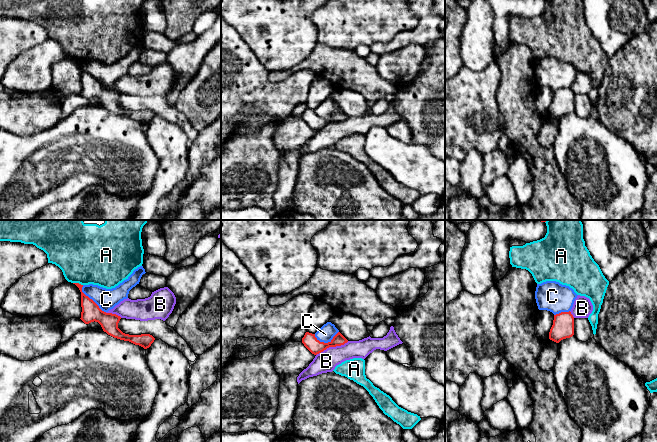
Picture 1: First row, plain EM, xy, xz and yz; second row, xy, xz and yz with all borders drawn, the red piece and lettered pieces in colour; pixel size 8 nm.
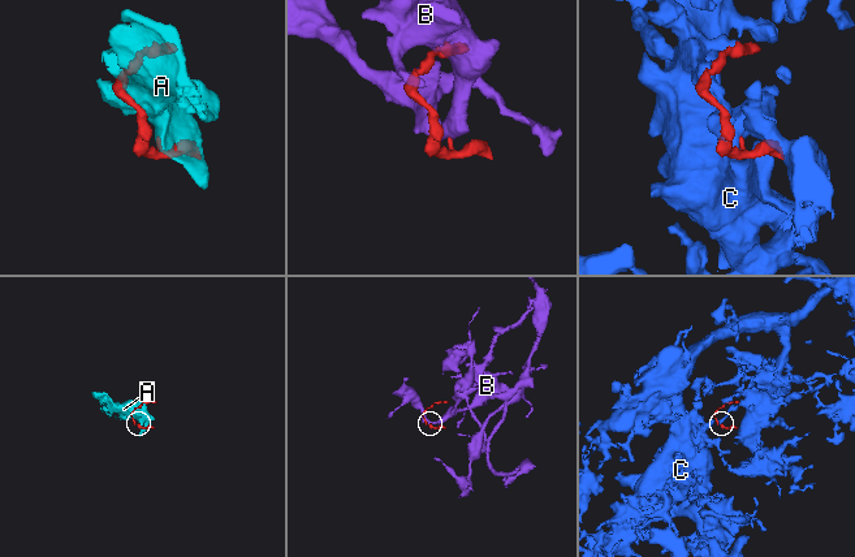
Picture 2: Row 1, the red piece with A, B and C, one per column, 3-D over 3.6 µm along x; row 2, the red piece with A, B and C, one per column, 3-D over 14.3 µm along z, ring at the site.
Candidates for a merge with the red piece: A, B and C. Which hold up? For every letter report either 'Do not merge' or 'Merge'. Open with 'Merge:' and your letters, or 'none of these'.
Merge: none of these
A: Do not merge
B: Do not merge
C: Do not merge

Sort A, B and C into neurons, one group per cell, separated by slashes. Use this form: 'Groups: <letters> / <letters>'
Groups: A / B / C

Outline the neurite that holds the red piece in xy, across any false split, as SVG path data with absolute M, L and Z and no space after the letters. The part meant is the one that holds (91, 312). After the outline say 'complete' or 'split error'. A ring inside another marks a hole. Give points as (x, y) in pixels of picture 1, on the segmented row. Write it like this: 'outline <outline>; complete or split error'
outline M79 283L73 284L75 284L81 292L82 312L80 319L85 324L89 324L95 321L101 325L104 332L106 332L108 335L114 338L129 341L135 345L143 347L144 349L147 349L151 346L151 344L155 340L155 338L152 335L150 334L129 335L123 333L118 328L118 323L121 319L120 316L102 311L92 299L90 299L82 292L83 285Z; complete

